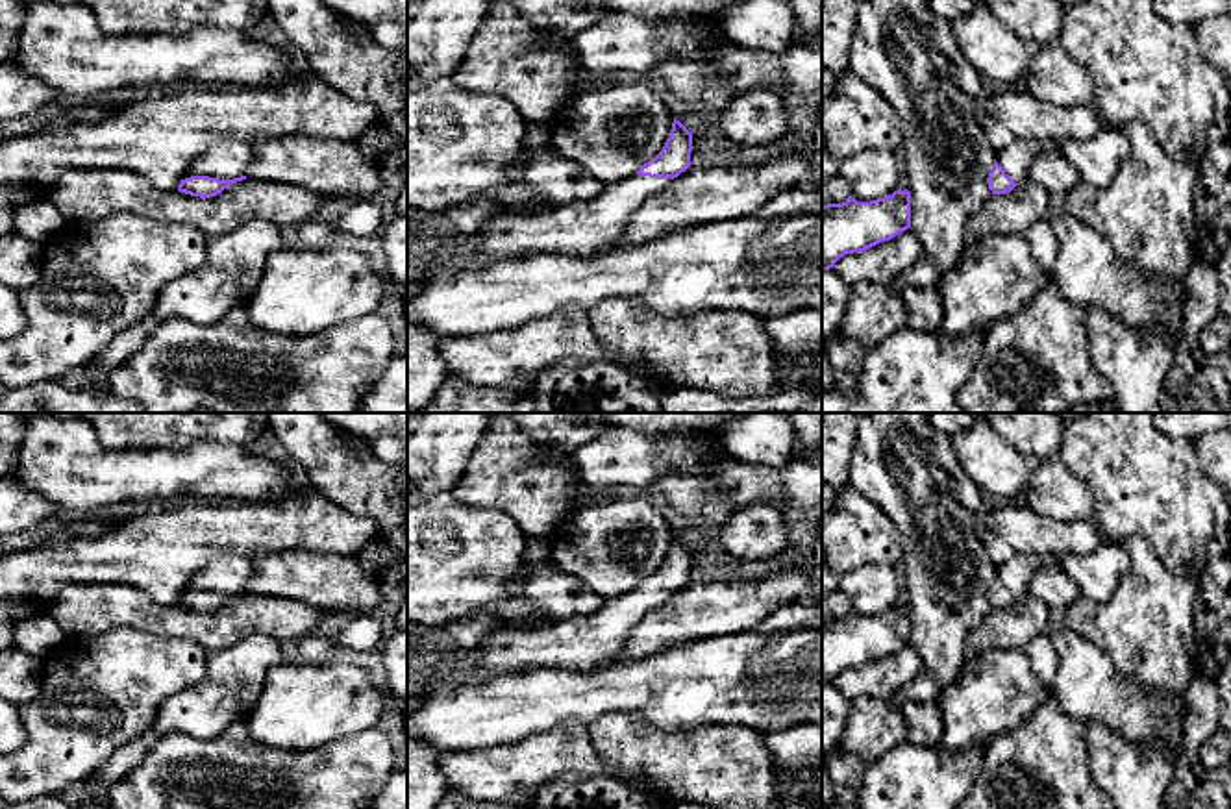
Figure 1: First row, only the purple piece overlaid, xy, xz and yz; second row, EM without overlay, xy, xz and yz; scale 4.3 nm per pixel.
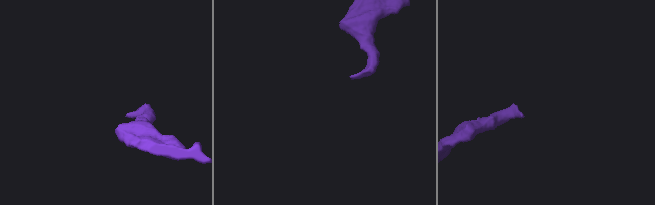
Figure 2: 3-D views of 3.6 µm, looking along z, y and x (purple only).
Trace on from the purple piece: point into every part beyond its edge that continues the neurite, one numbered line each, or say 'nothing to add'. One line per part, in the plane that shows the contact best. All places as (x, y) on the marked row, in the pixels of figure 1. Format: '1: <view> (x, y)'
1: xy (230, 160)

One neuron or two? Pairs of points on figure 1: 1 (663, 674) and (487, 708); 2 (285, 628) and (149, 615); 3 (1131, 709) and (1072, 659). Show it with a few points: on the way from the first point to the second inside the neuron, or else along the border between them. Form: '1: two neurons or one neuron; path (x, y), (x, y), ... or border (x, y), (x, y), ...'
1: one neuron; path (619, 687), (585, 696), (547, 696), (532, 702)
2: one neuron; path (252, 622), (182, 622)
3: one neuron; path (1117, 702), (1087, 674)

